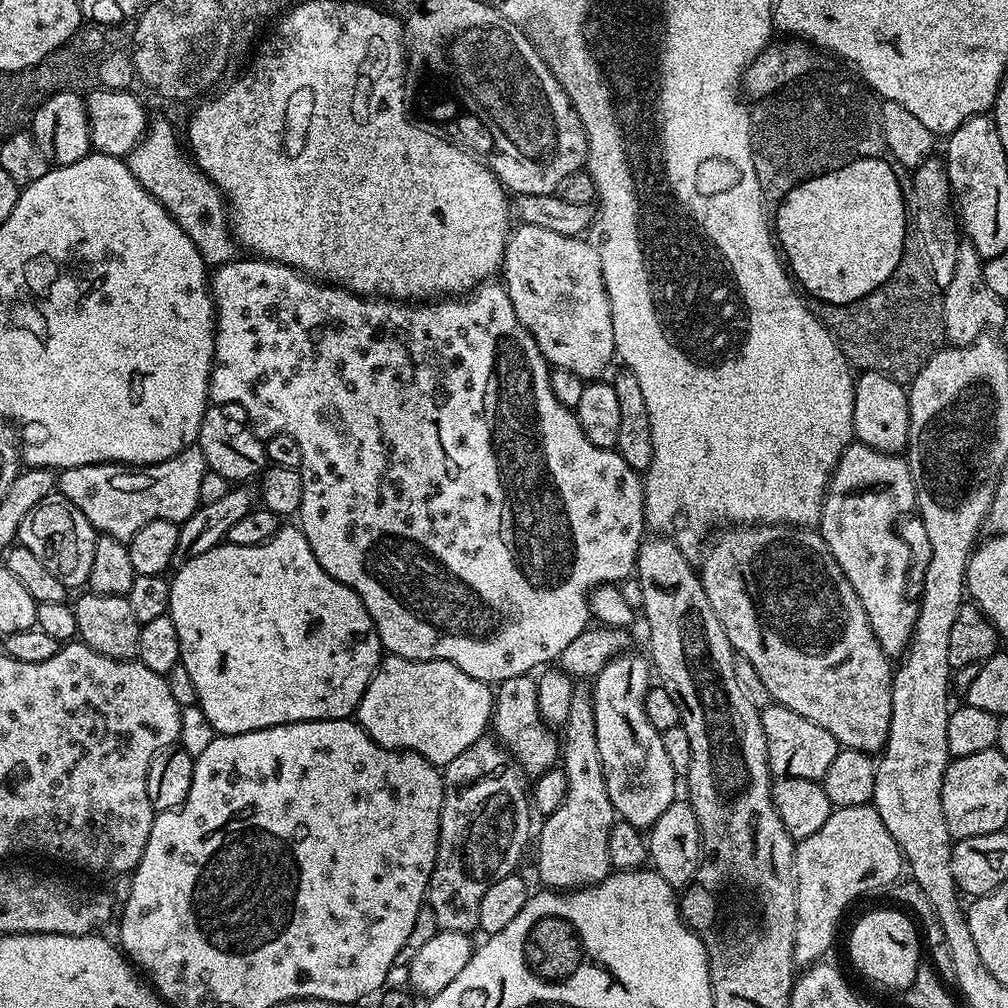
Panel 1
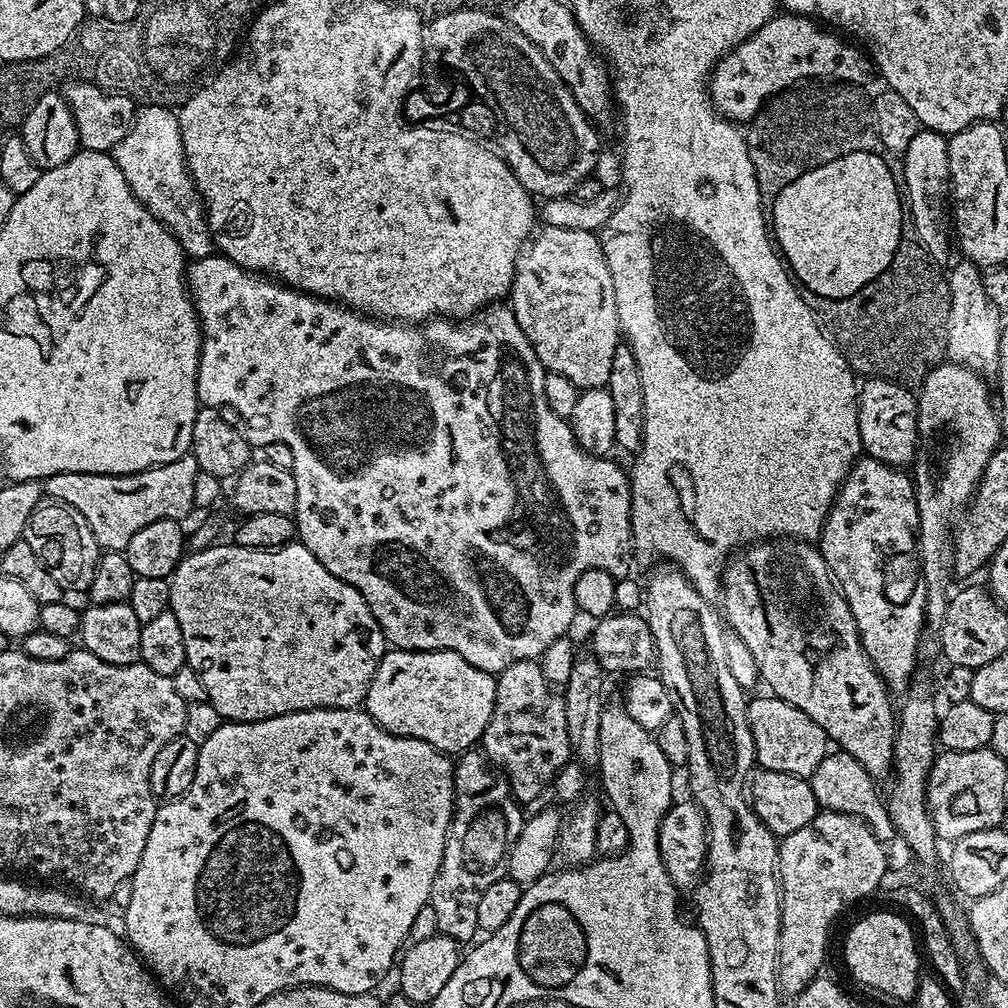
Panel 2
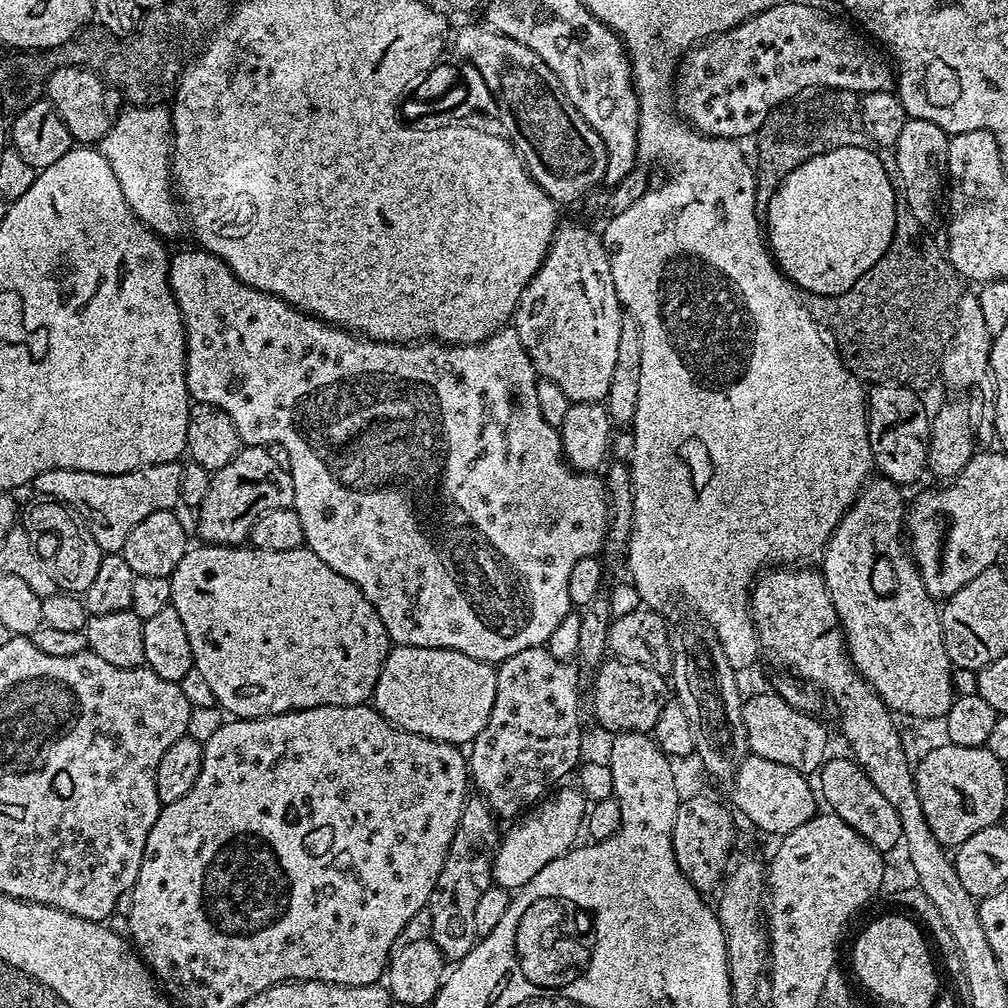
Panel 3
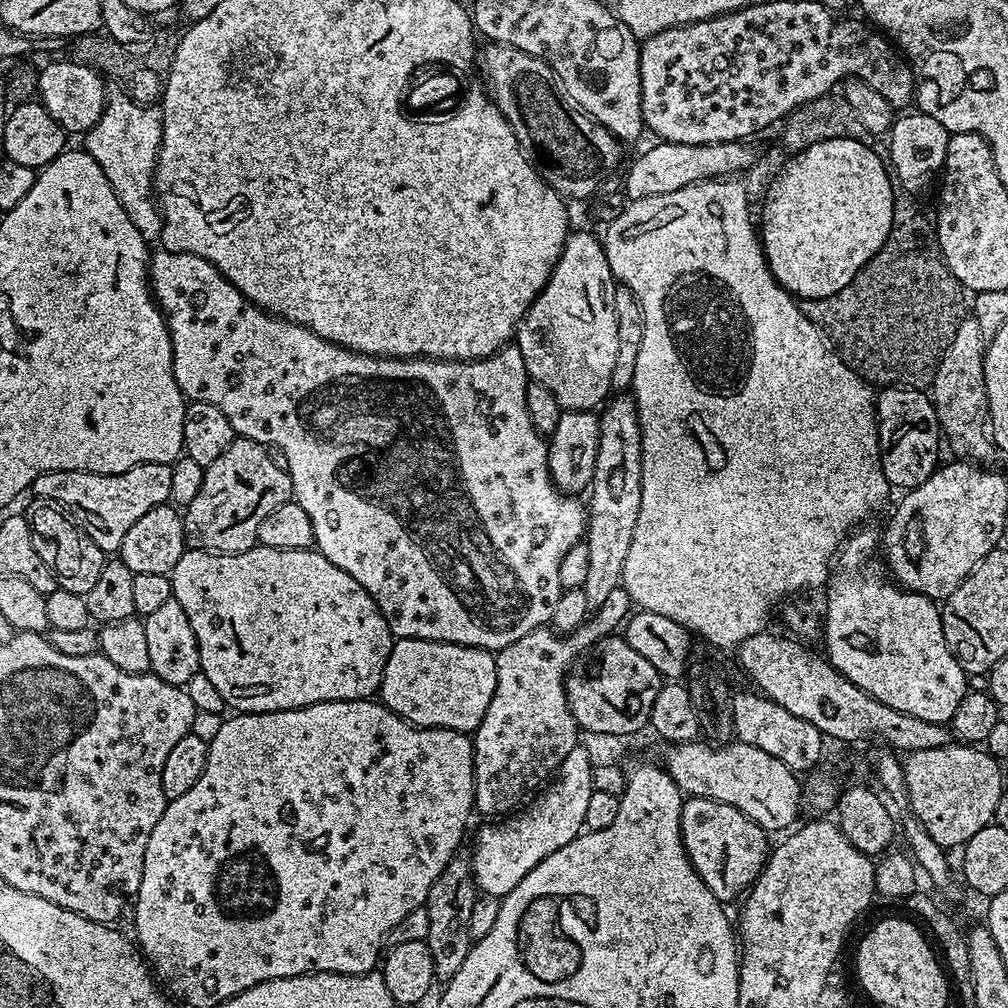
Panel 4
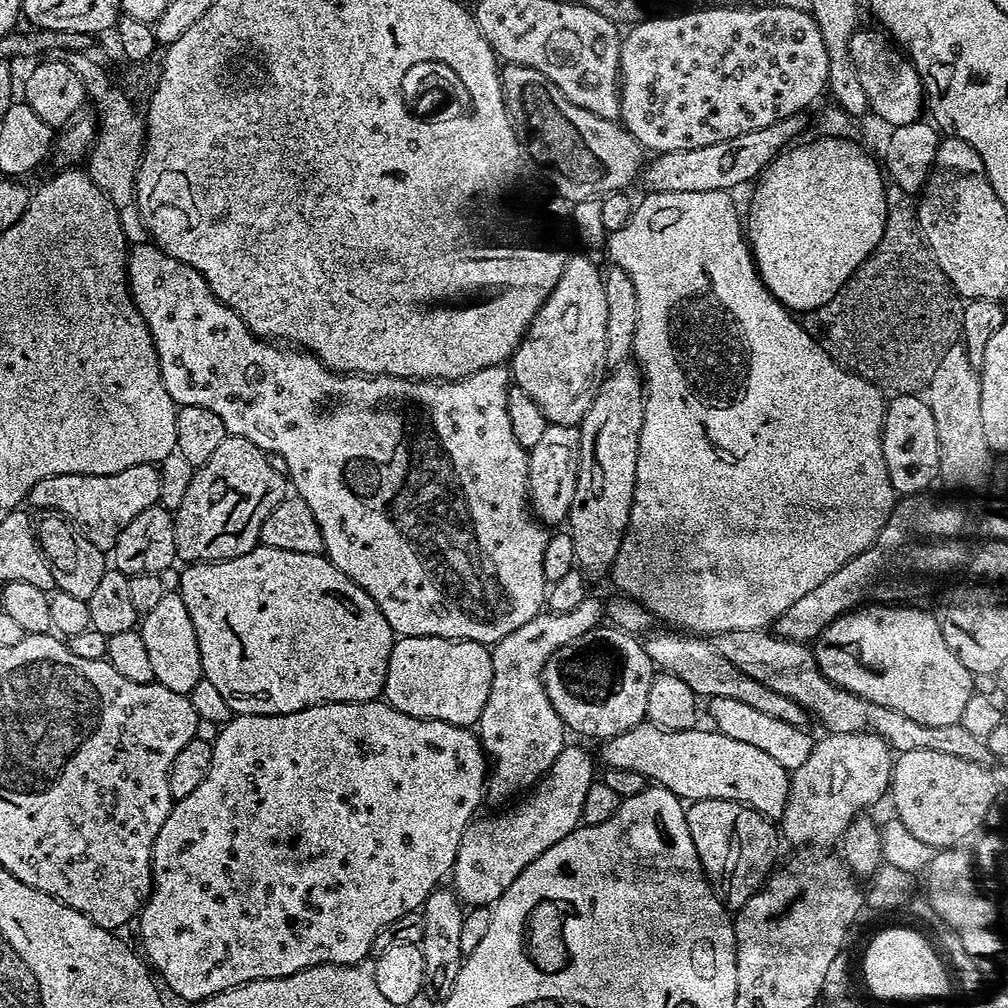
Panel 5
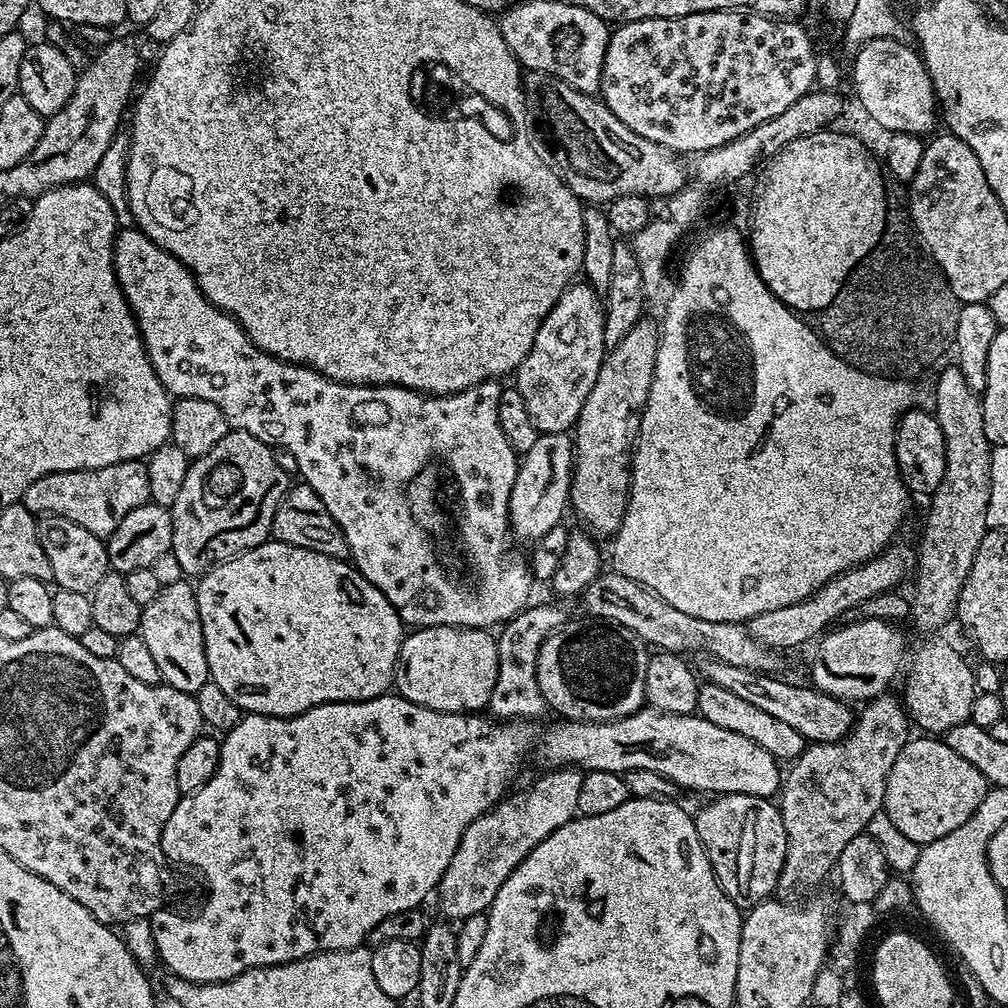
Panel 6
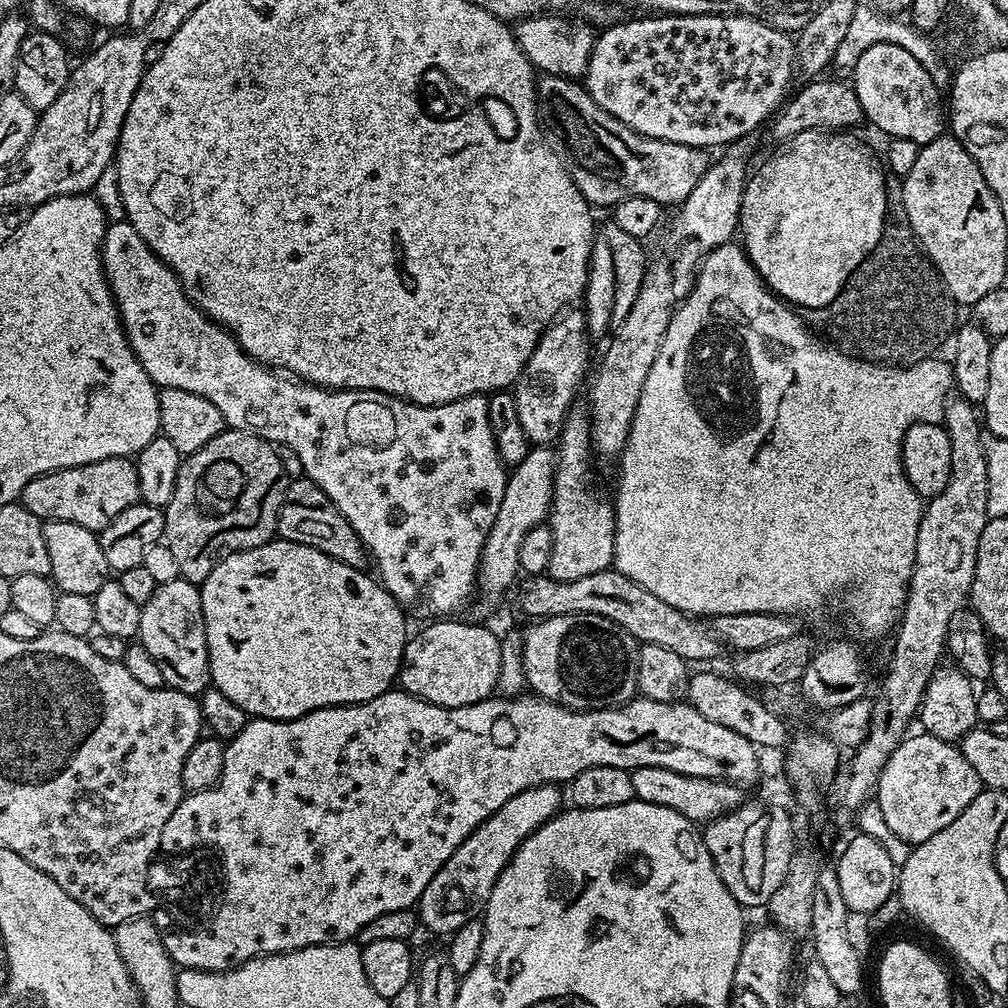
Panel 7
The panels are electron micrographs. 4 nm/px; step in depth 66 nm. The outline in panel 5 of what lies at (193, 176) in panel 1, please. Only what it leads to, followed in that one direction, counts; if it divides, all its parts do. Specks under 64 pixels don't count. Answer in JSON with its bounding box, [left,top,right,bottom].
[66,51,150,245]

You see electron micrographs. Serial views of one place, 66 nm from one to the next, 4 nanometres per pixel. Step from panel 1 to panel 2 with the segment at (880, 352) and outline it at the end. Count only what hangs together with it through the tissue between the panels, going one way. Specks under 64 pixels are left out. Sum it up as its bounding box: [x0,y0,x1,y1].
[802,216,950,390]

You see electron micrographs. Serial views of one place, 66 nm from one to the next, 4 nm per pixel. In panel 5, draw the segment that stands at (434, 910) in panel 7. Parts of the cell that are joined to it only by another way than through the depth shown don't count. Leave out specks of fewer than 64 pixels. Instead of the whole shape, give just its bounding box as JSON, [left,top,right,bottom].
[450,746,593,906]

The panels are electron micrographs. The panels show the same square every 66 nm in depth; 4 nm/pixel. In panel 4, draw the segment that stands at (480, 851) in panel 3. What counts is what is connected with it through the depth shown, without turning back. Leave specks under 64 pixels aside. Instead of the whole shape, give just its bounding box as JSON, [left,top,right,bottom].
[426,855,478,982]

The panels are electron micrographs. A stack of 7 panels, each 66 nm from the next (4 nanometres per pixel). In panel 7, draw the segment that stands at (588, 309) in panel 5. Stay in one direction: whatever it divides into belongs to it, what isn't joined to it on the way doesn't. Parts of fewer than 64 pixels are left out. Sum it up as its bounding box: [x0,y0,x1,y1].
[512,310,589,446]

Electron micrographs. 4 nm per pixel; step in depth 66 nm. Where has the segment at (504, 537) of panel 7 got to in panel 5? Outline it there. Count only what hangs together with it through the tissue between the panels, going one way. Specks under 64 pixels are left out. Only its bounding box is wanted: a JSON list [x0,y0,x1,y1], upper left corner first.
[528,424,581,525]

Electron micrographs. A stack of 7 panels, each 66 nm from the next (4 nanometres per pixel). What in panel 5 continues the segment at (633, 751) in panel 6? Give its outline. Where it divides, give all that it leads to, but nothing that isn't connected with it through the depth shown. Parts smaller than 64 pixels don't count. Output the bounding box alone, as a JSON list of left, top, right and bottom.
[603,722,789,818]

